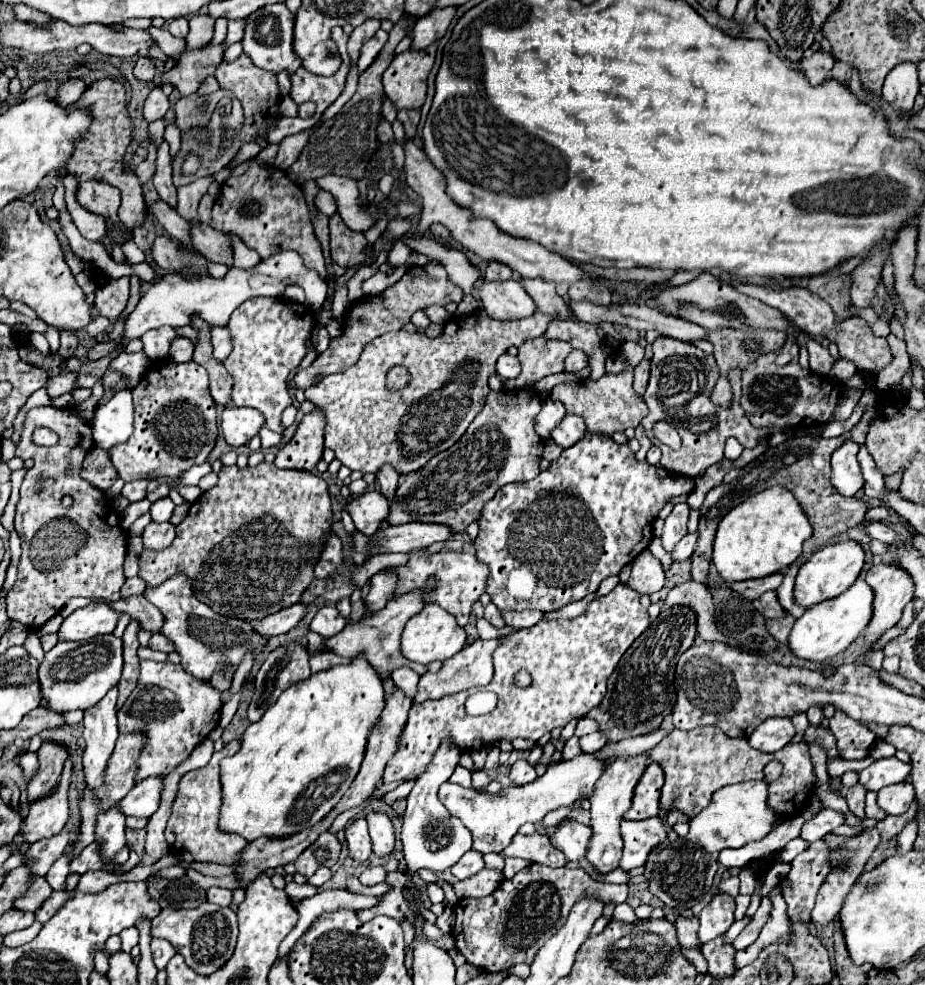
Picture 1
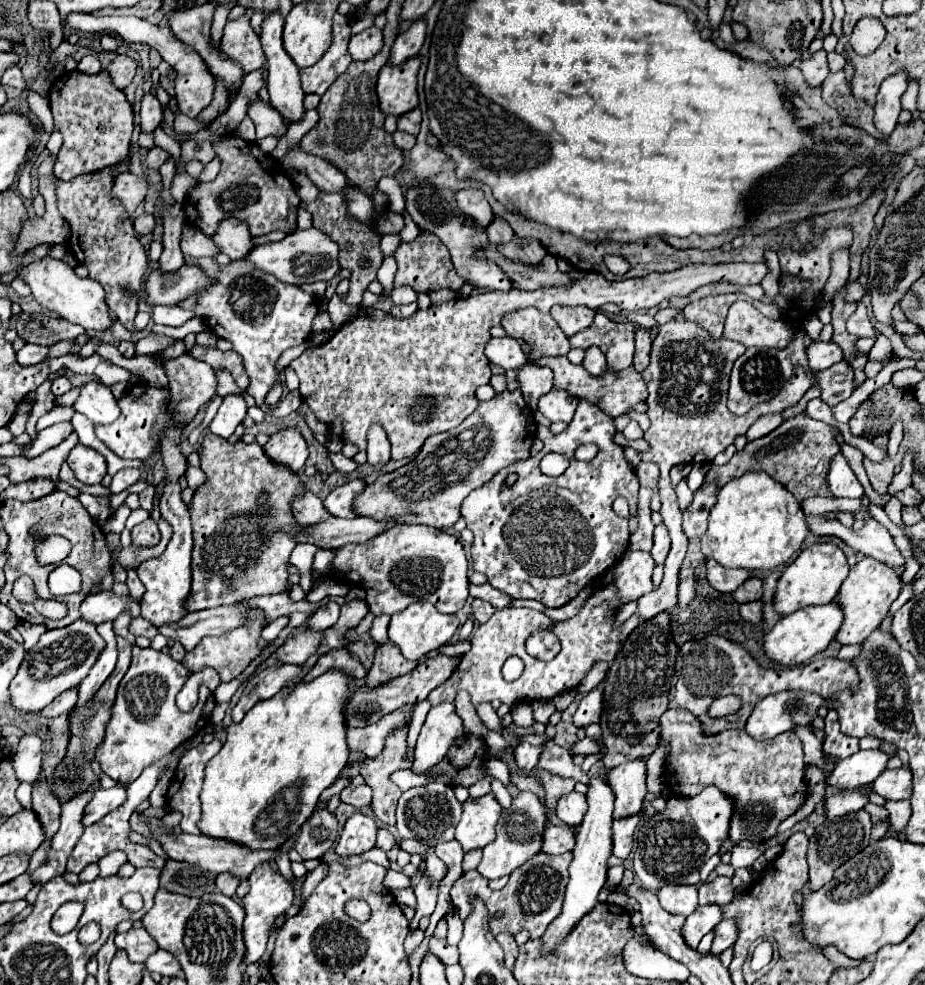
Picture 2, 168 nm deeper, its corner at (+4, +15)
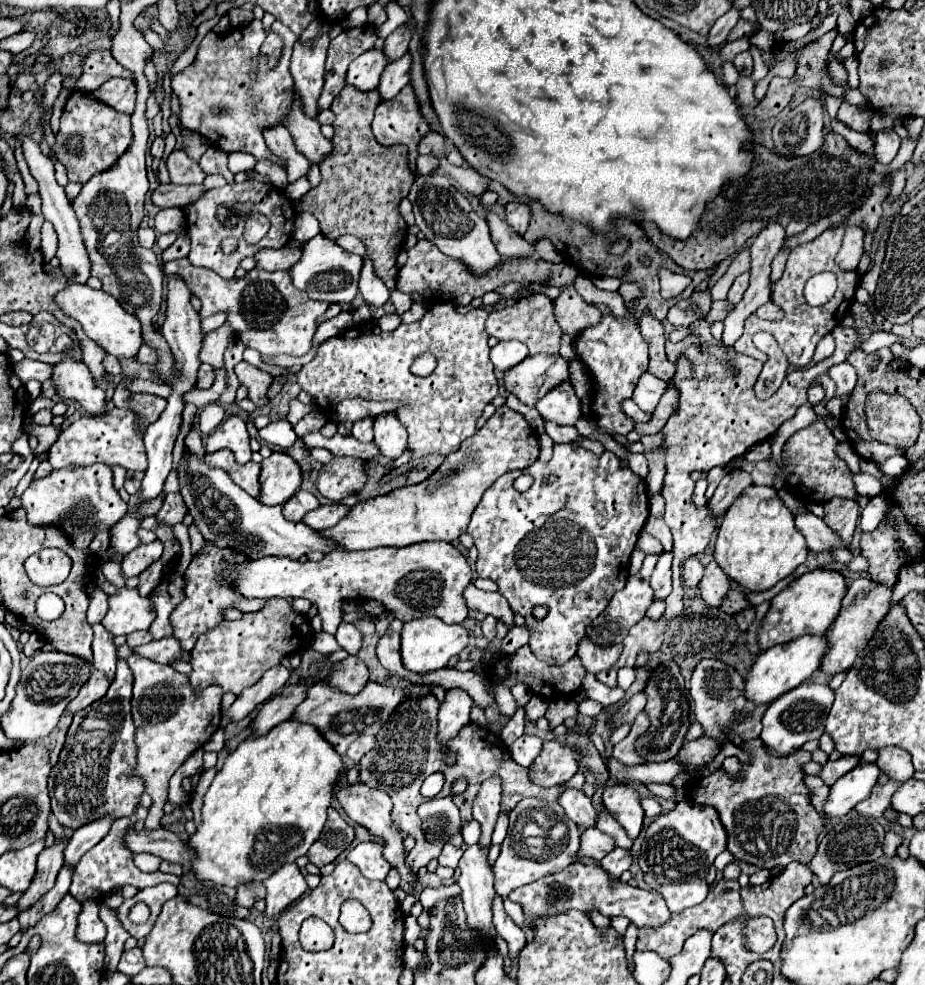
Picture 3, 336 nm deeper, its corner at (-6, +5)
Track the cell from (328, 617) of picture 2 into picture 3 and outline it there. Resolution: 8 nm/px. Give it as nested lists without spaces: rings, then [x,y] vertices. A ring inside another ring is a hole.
[[[342,622],[338,626],[338,632],[336,632],[336,640],[338,644],[342,646],[342,650],[346,650],[348,654],[358,654],[360,646],[362,646],[362,634],[360,630],[354,626],[354,624],[348,624],[348,622]]]

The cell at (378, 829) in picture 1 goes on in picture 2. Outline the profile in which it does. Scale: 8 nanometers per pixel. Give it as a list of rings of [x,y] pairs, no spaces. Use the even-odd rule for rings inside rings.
[[[378,830],[378,848],[380,850],[384,850],[384,852],[388,852],[392,846],[396,844],[396,838],[388,832],[388,830]]]

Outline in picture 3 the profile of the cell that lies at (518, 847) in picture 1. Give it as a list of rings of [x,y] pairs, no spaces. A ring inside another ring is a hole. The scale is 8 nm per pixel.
[[[588,828],[580,834],[580,850],[576,858],[594,858],[602,860],[614,848],[614,840],[608,834],[602,834],[598,828]]]

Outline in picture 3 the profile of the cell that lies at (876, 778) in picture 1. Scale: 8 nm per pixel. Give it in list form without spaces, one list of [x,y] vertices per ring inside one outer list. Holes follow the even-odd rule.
[[[858,764],[854,770],[844,774],[834,786],[830,786],[830,796],[824,802],[826,816],[844,816],[858,802],[868,798],[876,786],[880,768],[876,764]]]

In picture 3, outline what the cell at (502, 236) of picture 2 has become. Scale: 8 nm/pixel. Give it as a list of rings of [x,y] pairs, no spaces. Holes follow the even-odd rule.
[[[508,204],[506,206],[506,222],[512,226],[512,230],[516,230],[518,234],[524,236],[526,228],[528,228],[528,220],[530,220],[530,208],[526,204]]]

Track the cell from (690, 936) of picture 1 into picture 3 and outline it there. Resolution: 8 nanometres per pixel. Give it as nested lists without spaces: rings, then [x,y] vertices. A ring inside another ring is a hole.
[[[692,880],[692,882],[670,882],[664,886],[656,886],[656,890],[664,896],[668,910],[678,914],[684,908],[698,906],[708,896],[706,880]]]

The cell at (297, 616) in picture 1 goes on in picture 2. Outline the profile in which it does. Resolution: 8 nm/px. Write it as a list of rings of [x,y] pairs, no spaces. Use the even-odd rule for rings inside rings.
[[[222,606],[222,608],[210,608],[194,614],[186,614],[182,620],[172,624],[162,624],[158,628],[158,634],[176,640],[184,646],[186,652],[192,652],[198,644],[198,640],[206,636],[220,636],[222,632],[234,630],[238,624],[244,624],[248,606]]]

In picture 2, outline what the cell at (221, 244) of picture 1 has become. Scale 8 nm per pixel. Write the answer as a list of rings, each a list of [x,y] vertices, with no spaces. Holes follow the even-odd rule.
[[[228,218],[228,220],[222,221],[212,240],[232,260],[242,260],[254,248],[248,224],[244,220],[238,220],[238,218]]]

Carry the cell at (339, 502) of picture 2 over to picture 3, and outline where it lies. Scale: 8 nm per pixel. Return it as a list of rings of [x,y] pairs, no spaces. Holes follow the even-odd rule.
[[[326,504],[326,506],[320,506],[312,512],[308,512],[304,516],[304,524],[312,526],[314,530],[324,530],[324,528],[332,528],[336,526],[336,522],[340,522],[346,514],[348,514],[348,506],[344,504]]]

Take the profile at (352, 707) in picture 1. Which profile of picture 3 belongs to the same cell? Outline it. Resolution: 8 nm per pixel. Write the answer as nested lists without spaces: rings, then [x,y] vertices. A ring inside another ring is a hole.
[[[286,720],[260,738],[246,738],[228,754],[204,796],[202,824],[188,840],[188,844],[198,852],[192,866],[194,874],[202,880],[206,878],[218,884],[238,886],[248,880],[260,882],[280,866],[304,856],[326,822],[326,810],[344,770],[342,756],[336,754],[336,750],[332,750],[332,746],[328,746],[312,726],[304,726],[304,722]]]

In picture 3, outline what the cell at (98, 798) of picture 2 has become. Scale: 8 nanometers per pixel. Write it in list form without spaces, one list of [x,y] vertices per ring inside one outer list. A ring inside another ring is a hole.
[[[104,816],[98,818],[96,822],[88,822],[82,828],[76,828],[66,850],[64,850],[64,862],[66,864],[76,864],[82,854],[86,854],[90,848],[94,848],[110,830],[114,818],[112,816]]]

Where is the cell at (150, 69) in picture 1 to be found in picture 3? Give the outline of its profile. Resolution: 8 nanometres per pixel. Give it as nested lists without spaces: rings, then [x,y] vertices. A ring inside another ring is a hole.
[[[112,78],[100,86],[100,90],[94,90],[96,98],[106,102],[108,106],[132,114],[134,100],[136,100],[136,84],[130,78]]]

